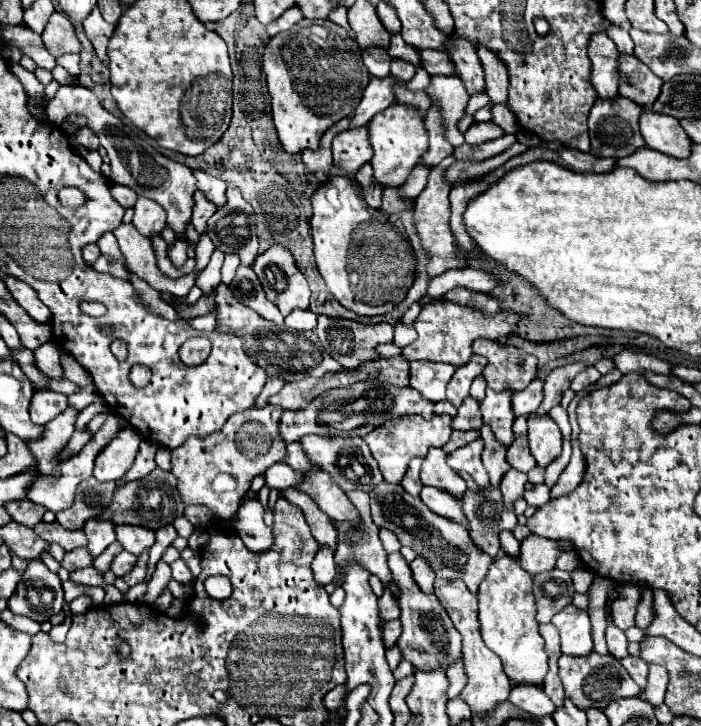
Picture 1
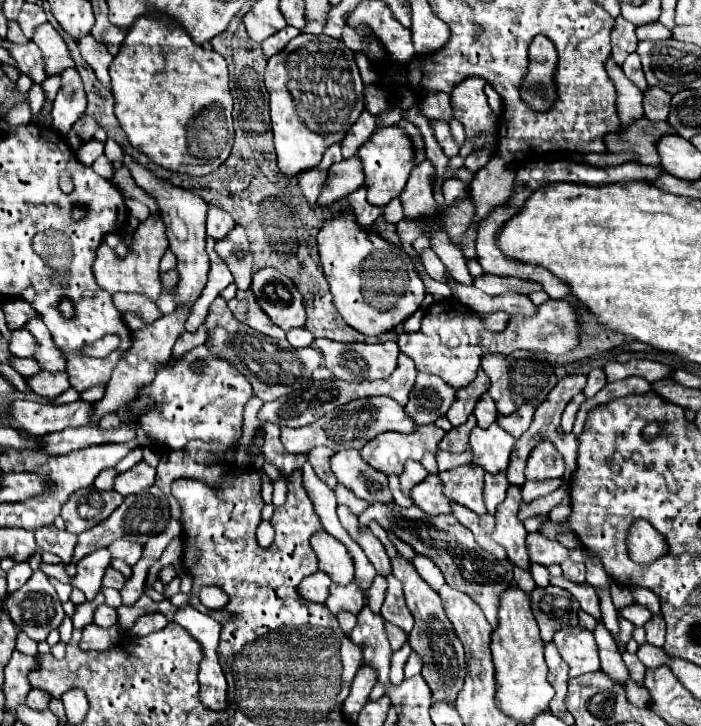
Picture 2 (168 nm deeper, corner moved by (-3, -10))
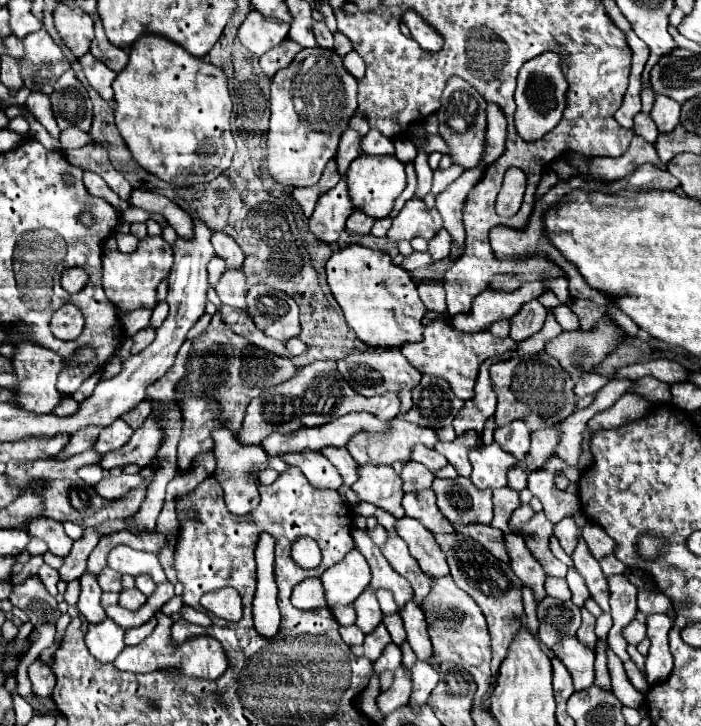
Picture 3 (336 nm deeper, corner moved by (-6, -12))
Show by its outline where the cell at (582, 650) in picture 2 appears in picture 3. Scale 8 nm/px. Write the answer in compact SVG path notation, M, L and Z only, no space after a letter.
M565 636L553 646L553 654L567 664L575 690L585 690L595 682L595 654L577 636Z

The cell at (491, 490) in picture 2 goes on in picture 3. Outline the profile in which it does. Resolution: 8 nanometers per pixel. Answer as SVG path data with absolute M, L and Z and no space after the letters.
M509 486L497 488L493 492L493 506L495 506L495 510L493 510L495 516L491 520L491 526L499 528L501 532L505 532L505 520L509 520L511 512L521 506L519 494L513 488L509 488Z

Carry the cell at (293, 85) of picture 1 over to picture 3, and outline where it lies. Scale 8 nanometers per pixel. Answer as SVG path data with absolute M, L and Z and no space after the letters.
M321 46L303 48L293 64L283 68L271 78L271 120L267 132L267 160L269 174L279 184L287 186L313 186L321 178L325 164L337 154L341 134L349 128L349 120L357 110L357 78L343 66L343 58L335 50Z

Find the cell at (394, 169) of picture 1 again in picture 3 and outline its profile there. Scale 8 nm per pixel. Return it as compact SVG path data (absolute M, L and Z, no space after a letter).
M361 154L353 160L347 172L349 180L349 194L353 200L353 206L357 210L365 210L365 214L373 218L385 218L391 214L395 198L405 190L405 164L399 162L395 156L367 156Z

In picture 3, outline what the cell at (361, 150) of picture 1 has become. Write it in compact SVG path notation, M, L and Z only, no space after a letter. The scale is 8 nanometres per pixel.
M341 176L337 188L331 188L317 200L317 208L309 218L309 228L319 240L335 244L351 212L353 202L347 188L347 176Z

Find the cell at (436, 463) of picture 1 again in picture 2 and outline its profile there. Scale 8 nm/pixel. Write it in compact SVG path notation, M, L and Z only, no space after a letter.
M430 474L424 482L414 486L414 490L410 492L410 500L426 514L450 514L450 500L442 494L442 482L436 474Z

